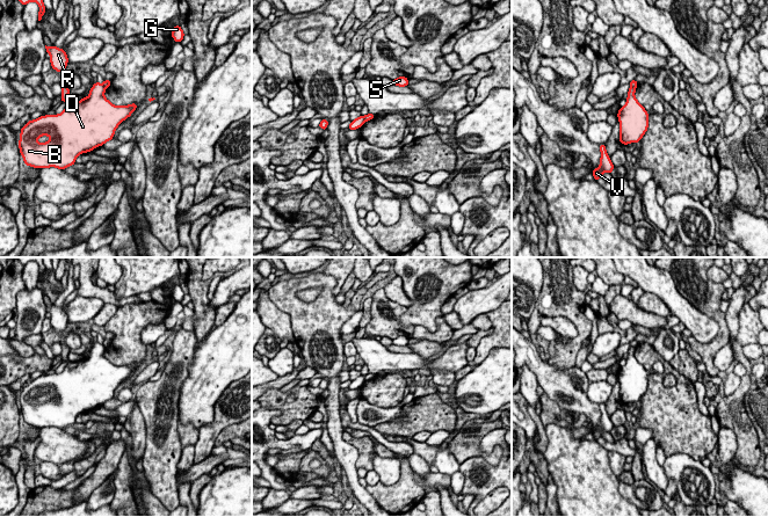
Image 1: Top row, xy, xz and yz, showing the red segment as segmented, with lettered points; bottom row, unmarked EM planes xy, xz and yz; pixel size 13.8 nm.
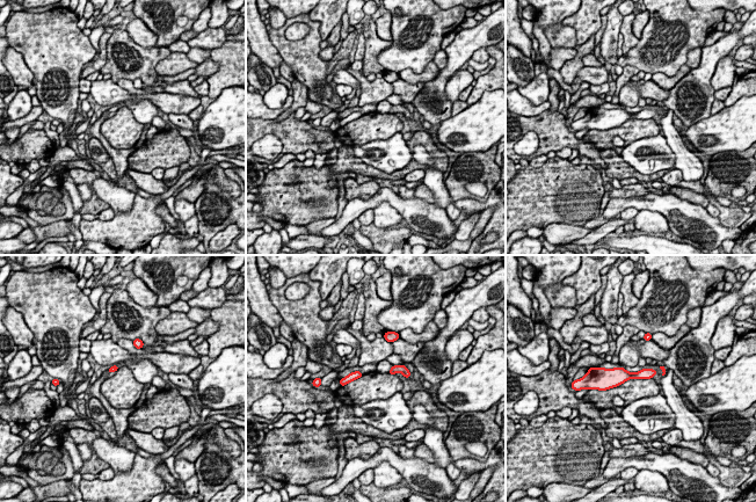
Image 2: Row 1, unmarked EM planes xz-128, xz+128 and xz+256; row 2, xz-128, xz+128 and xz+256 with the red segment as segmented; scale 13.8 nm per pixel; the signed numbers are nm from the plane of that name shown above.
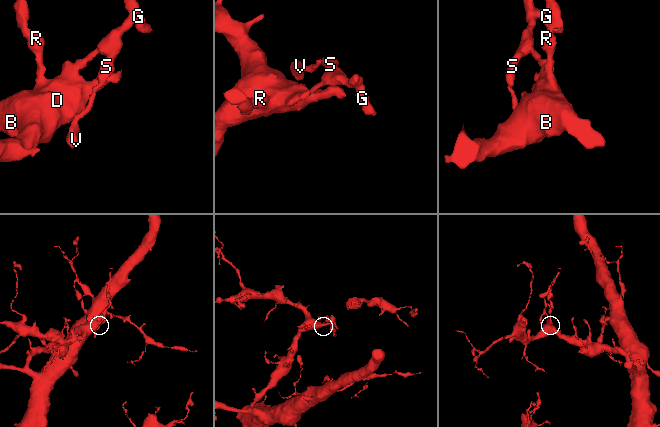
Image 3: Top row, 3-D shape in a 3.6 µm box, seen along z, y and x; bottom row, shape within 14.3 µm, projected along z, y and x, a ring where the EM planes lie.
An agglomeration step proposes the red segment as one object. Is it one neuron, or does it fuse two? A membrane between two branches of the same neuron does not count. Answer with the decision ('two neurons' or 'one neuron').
two neurons

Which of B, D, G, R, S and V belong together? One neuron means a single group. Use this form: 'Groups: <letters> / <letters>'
Groups: B D R / G S V

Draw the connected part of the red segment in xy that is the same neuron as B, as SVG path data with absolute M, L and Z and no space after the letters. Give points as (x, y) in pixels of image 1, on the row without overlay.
M97 341L89 350L89 356L79 362L70 362L67 358L70 348L64 342L60 342L60 345L60 362L67 362L64 371L29 380L21 388L19 407L26 425L65 429L74 424L79 414L90 412L111 400L117 386L137 369L136 363L122 366L114 365L104 357L106 347Z

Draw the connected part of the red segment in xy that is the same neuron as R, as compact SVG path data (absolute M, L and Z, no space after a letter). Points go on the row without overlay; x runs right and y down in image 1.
M55 305L46 306L46 312L50 314L50 321L53 329L57 332L64 332L68 322L67 314L63 308L58 308Z

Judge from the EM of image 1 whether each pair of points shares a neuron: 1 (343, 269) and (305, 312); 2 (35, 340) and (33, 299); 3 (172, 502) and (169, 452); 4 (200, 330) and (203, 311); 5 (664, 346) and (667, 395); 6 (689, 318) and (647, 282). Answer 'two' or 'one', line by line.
1: two
2: two
3: one
4: one
5: two
6: one

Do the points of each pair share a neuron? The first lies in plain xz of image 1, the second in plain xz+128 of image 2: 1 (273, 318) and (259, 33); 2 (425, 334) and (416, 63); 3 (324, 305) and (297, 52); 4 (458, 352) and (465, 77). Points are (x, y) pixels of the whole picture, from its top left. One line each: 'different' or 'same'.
1: same
2: different
3: same
4: same

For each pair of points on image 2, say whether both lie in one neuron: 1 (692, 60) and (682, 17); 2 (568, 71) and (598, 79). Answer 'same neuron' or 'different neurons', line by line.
1: different neurons
2: different neurons

